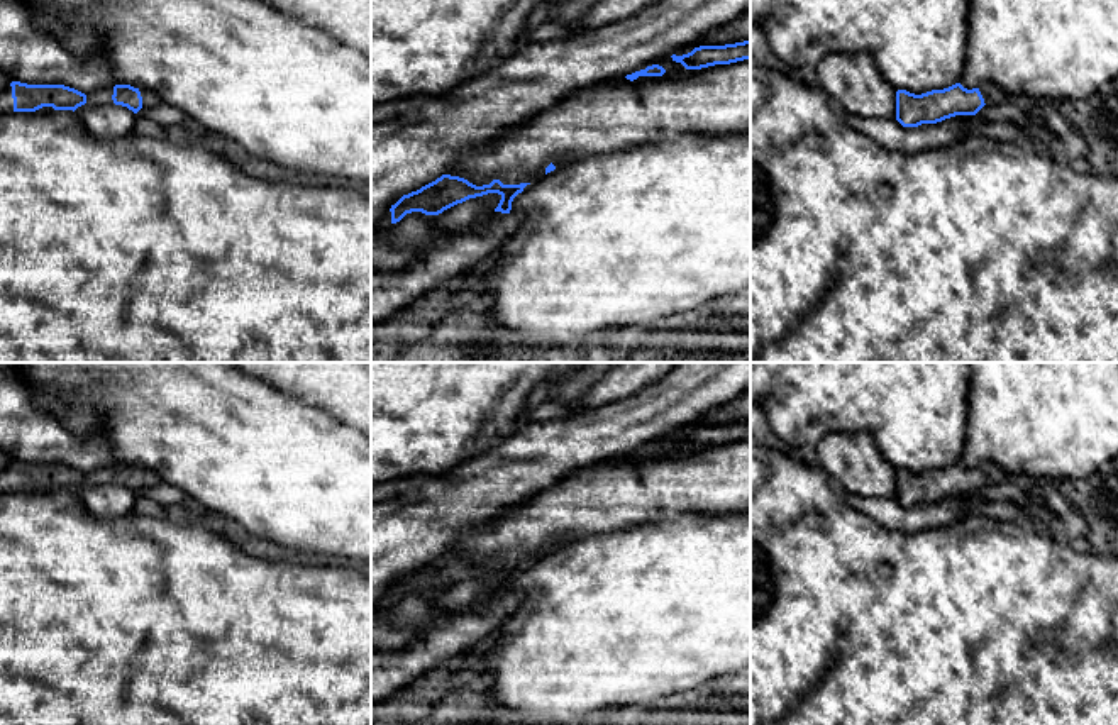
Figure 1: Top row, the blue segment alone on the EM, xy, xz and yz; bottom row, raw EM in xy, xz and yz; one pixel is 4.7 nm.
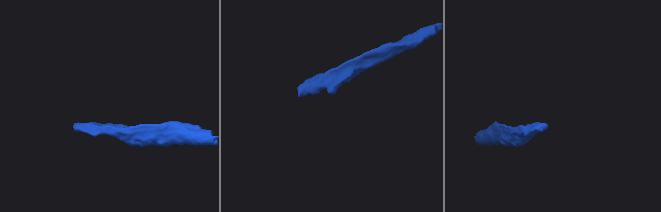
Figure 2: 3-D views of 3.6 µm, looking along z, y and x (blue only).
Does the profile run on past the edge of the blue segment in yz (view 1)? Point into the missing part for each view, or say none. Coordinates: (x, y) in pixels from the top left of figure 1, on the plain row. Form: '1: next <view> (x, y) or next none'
1: next yz (991, 473)

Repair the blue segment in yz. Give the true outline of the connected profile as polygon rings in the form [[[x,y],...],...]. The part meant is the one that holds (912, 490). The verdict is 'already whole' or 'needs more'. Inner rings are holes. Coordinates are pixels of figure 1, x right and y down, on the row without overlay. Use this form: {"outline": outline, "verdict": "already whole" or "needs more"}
{"outline": [[[955,462],[922,474],[898,469],[896,500],[903,506],[937,503],[955,495],[976,495],[984,484],[998,484],[1005,479],[1008,474],[994,462],[984,462],[972,469]]], "verdict": "needs more"}

